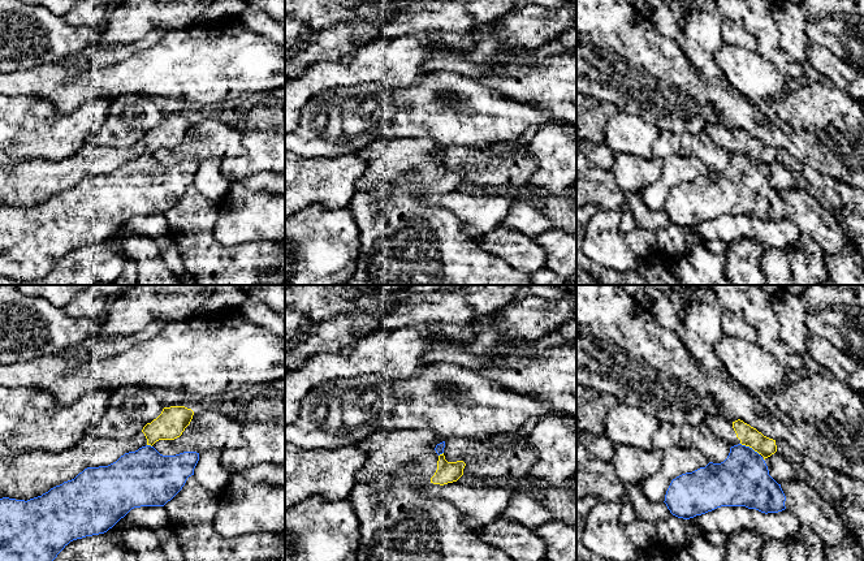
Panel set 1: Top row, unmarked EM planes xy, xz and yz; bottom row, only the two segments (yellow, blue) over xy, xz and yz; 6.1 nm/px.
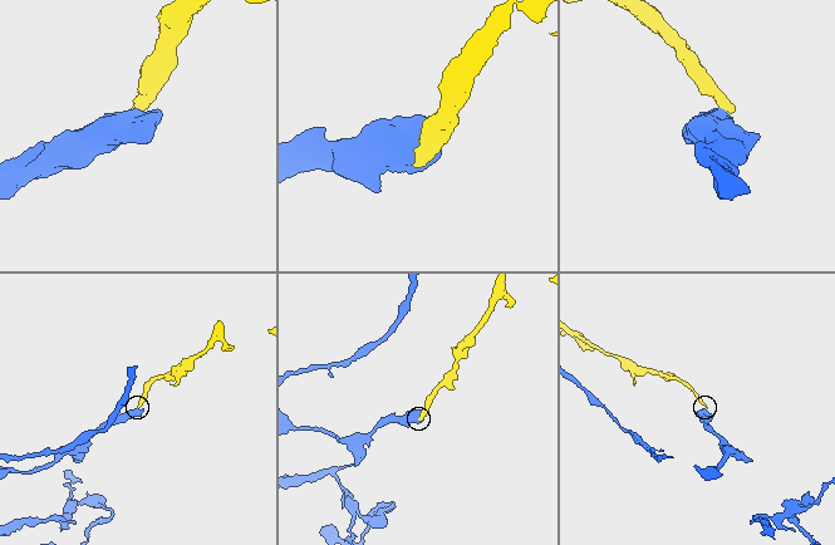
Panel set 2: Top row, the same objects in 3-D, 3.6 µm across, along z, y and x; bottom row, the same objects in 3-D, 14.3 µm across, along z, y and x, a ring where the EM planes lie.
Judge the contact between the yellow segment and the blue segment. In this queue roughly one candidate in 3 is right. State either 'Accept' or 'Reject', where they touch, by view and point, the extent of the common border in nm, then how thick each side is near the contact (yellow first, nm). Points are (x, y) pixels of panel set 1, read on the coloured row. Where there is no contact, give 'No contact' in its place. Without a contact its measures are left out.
Reject. Touches yellow at yz (750, 447). Shared border 140 nm. Thickness 120 nm (yellow) against 320 nm

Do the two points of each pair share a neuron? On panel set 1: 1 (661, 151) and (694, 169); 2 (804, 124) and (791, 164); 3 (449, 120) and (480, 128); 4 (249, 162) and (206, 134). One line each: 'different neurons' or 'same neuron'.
1: different neurons
2: different neurons
3: same neuron
4: different neurons

